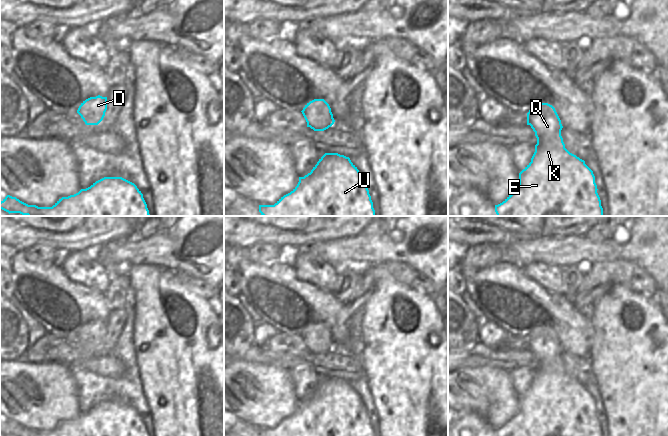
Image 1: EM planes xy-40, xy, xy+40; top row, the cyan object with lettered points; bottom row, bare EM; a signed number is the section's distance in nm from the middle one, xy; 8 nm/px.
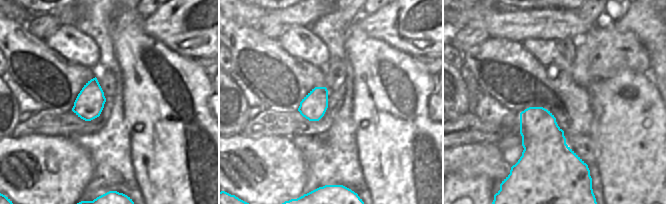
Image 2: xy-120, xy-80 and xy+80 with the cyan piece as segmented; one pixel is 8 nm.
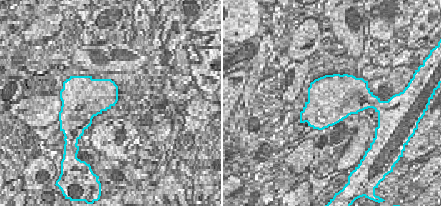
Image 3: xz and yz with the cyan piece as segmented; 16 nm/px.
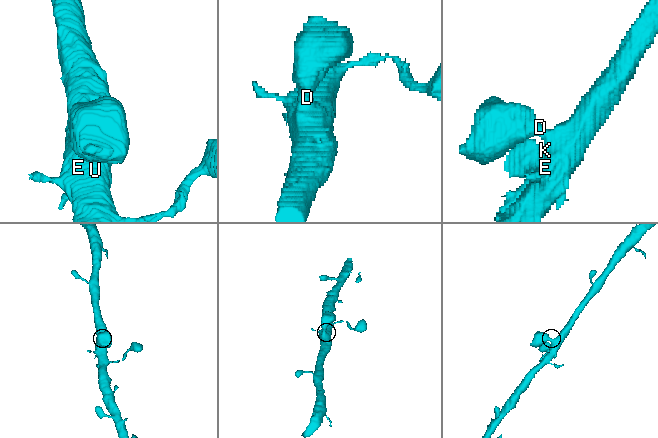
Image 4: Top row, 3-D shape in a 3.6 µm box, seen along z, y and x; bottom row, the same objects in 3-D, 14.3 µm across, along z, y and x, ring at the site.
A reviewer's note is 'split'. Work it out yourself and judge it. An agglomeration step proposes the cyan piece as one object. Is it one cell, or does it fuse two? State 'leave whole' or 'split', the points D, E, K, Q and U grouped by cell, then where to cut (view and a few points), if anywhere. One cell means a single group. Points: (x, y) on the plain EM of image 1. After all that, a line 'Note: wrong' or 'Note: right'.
leave whole; groups D E K Q U; cut none
Note: wrong

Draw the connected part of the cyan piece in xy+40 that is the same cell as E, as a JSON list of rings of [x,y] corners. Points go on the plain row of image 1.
[[[538,327],[527,337],[530,349],[537,362],[531,386],[519,397],[519,410],[502,427],[495,429],[495,436],[603,436],[593,395],[585,385],[570,377],[561,360],[563,352],[555,332],[548,327]]]

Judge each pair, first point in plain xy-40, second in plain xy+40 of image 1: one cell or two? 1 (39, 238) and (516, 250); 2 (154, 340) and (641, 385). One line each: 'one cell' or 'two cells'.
1: two cells
2: one cell

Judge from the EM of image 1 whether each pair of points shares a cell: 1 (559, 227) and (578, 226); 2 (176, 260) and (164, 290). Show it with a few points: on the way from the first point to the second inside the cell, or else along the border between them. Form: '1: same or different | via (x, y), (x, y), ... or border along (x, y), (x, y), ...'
1: same | via (564, 227), (573, 226)
2: different | border along (149, 265), (163, 266), (177, 274)

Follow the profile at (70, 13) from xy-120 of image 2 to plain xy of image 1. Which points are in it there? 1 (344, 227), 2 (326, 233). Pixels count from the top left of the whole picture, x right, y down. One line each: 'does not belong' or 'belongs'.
1: belongs
2: belongs

